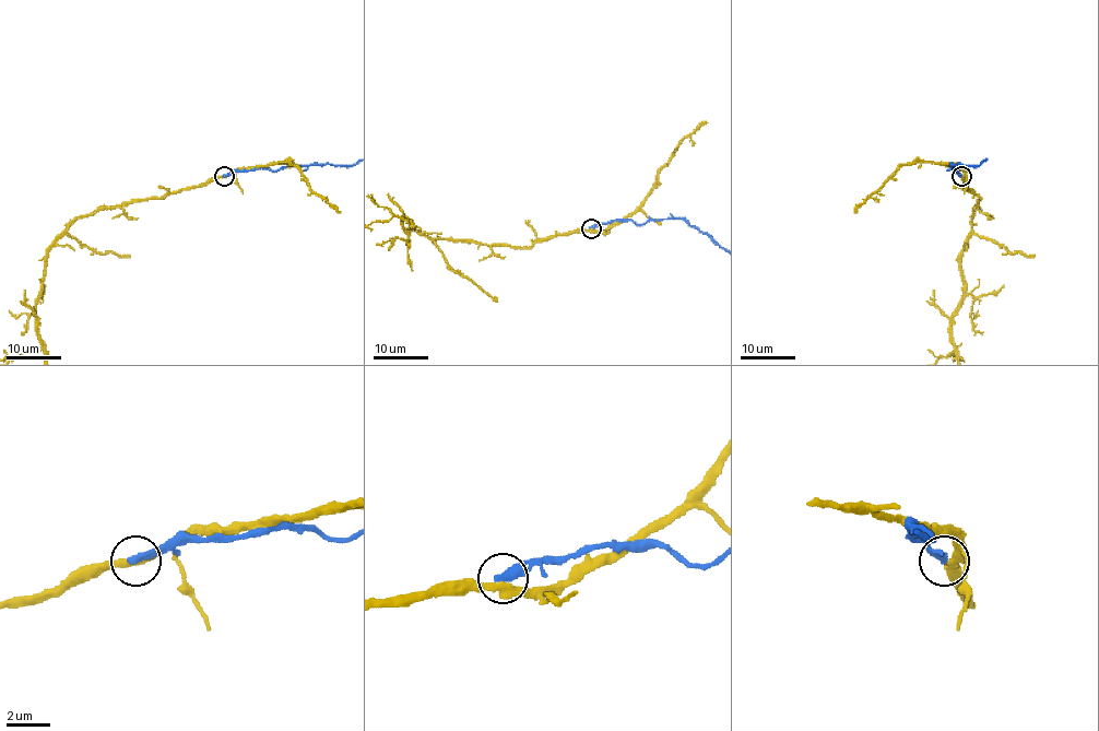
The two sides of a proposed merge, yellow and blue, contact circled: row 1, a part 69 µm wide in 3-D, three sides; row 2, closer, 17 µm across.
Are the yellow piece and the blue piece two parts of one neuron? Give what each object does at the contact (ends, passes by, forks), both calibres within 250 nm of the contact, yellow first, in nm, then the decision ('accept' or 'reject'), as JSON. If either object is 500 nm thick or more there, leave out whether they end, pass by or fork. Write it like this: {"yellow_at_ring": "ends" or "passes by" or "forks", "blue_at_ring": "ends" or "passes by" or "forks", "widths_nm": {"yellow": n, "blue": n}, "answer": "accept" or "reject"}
{"yellow_at_ring": "passes by", "blue_at_ring": "ends", "widths_nm": {"yellow": 340, "blue": 420}, "answer": "reject"}

